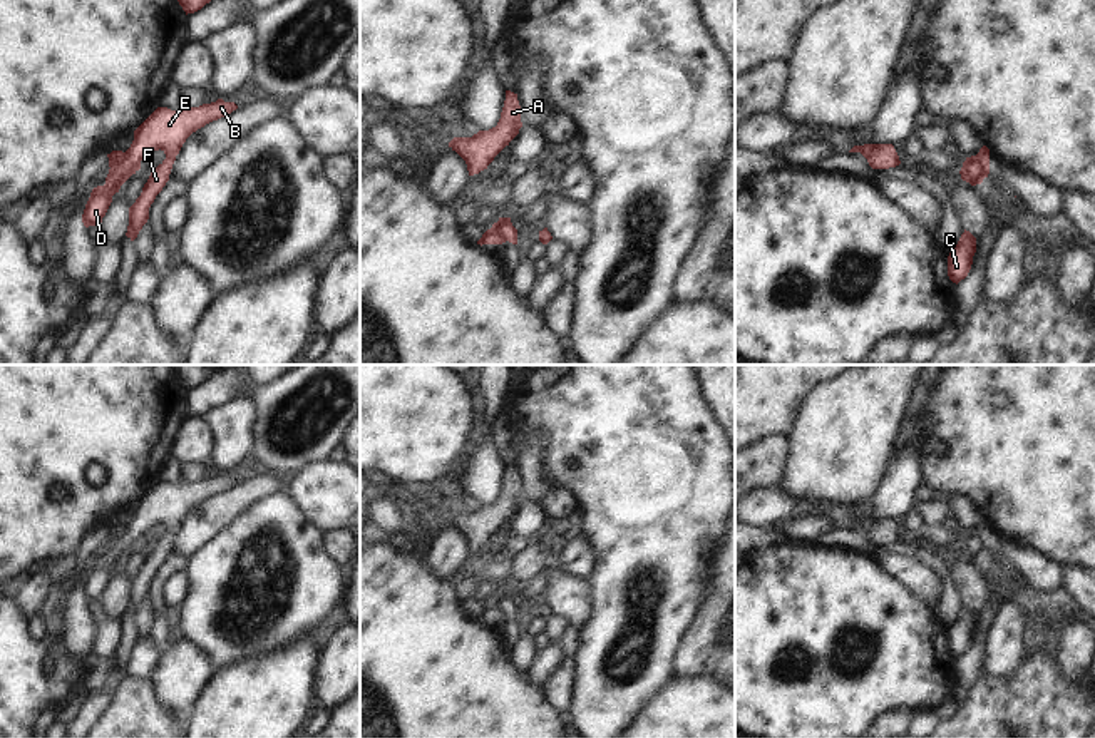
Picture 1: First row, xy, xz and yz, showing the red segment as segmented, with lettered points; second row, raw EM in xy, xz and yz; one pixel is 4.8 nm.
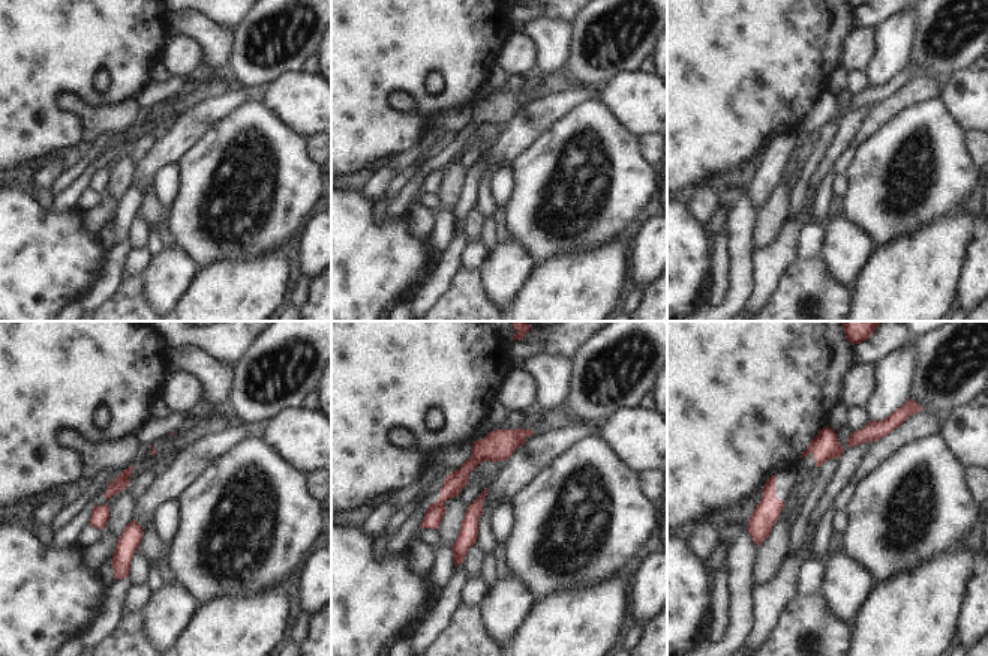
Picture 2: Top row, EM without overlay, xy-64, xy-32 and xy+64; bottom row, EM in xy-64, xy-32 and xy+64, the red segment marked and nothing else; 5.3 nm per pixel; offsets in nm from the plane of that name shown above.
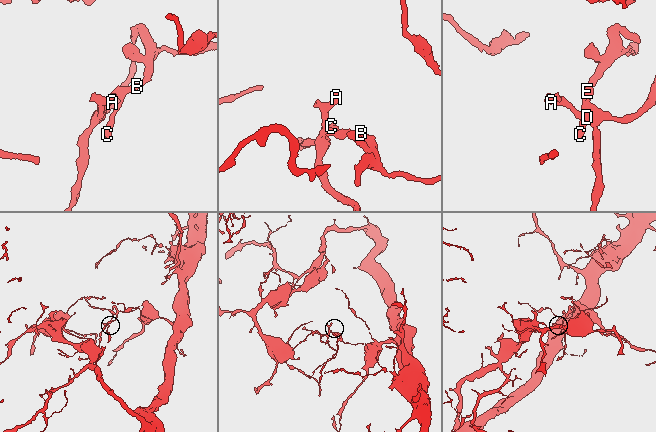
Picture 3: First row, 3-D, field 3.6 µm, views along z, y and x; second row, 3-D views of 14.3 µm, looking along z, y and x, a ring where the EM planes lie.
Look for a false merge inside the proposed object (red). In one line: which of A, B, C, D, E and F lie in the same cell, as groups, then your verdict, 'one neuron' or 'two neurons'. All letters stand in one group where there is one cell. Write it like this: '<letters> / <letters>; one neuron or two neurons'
A D / B C E F; two neurons

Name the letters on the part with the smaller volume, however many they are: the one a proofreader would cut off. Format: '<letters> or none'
A, D.

